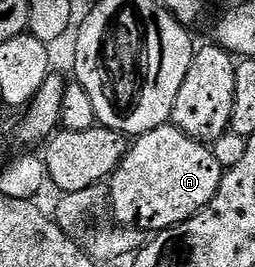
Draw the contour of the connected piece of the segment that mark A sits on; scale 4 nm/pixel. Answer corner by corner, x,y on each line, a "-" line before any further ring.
172,123
142,133
130,144
125,158
107,182
107,205
118,226
160,231
191,219
219,191
223,164
204,141
188,137

